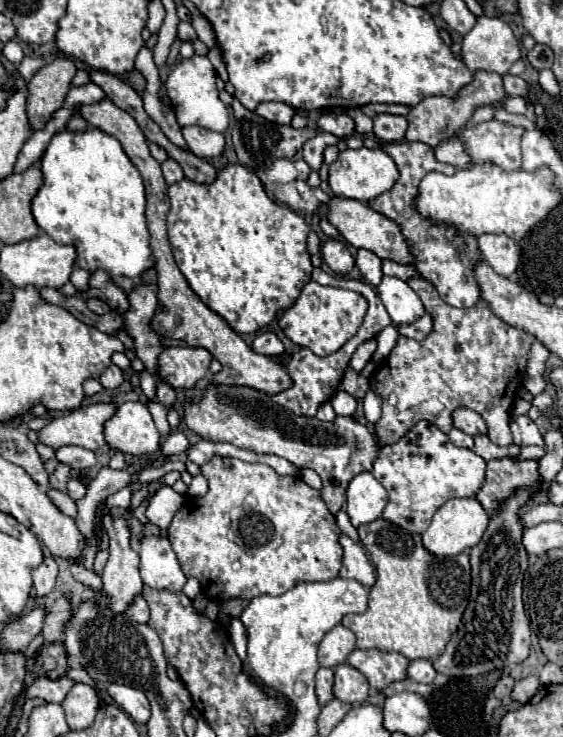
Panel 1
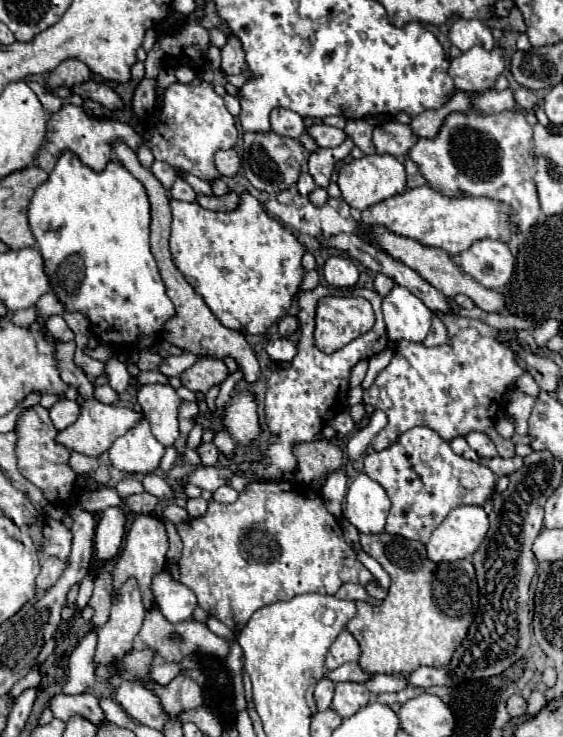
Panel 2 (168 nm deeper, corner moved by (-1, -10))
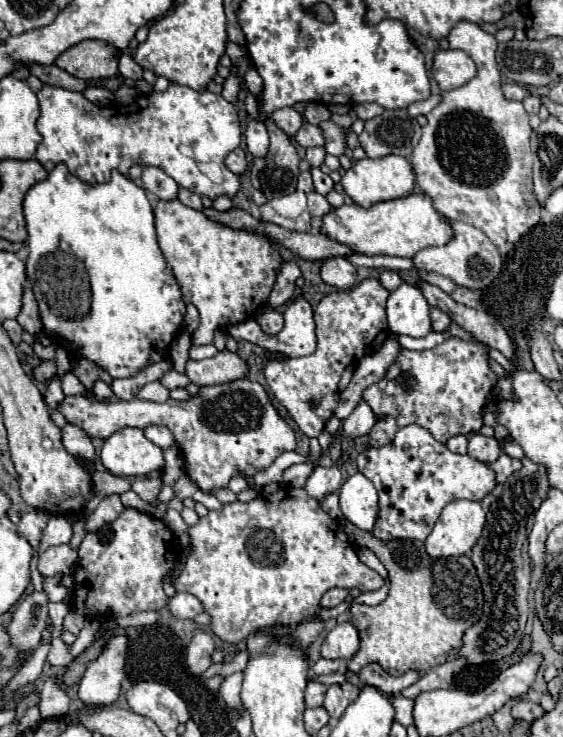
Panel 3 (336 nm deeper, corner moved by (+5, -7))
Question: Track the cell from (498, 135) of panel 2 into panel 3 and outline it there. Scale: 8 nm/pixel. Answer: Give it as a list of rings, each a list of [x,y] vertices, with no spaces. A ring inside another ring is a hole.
[[[458,22],[456,28],[452,28],[448,40],[450,48],[462,50],[474,60],[478,74],[462,88],[440,94],[442,96],[440,104],[426,116],[428,122],[422,126],[422,138],[412,152],[410,164],[416,172],[418,186],[432,200],[434,208],[442,216],[480,228],[500,250],[502,258],[506,258],[508,252],[514,248],[514,244],[530,228],[538,224],[542,212],[538,200],[532,194],[532,154],[530,154],[532,128],[528,124],[528,114],[522,102],[506,100],[502,94],[502,78],[494,58],[498,44],[496,38],[484,32],[474,22]]]

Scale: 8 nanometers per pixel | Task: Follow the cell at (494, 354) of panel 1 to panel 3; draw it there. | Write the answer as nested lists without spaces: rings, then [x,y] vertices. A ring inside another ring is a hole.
[[[448,338],[432,350],[424,350],[424,352],[402,350],[398,360],[388,368],[386,376],[364,390],[364,400],[368,402],[368,406],[378,418],[370,432],[370,446],[390,444],[396,432],[408,424],[418,424],[426,428],[442,444],[456,434],[478,432],[482,428],[480,410],[494,384],[496,384],[496,374],[488,366],[488,352],[484,350],[482,344],[466,342],[462,338]]]

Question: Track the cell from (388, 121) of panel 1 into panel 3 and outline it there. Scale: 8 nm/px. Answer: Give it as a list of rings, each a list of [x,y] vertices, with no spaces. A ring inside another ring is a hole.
[[[406,108],[384,110],[384,114],[364,124],[358,140],[368,158],[382,158],[388,154],[410,158],[420,140],[420,124],[416,118],[408,116]]]

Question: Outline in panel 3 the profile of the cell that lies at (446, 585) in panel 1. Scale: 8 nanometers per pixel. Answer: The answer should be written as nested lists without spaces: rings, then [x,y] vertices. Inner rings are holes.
[[[344,520],[344,532],[356,546],[370,548],[388,570],[390,592],[378,606],[352,604],[352,622],[360,632],[360,650],[348,662],[352,672],[378,662],[388,674],[400,676],[408,670],[426,672],[448,660],[456,660],[462,648],[462,636],[472,628],[484,606],[482,586],[476,568],[468,556],[430,558],[420,540],[382,542],[370,532]]]

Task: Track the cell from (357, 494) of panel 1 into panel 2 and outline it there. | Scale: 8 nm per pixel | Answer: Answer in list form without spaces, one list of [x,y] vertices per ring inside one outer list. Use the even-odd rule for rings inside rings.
[[[360,473],[348,487],[344,517],[360,533],[382,533],[388,511],[390,499],[386,491],[368,475]]]

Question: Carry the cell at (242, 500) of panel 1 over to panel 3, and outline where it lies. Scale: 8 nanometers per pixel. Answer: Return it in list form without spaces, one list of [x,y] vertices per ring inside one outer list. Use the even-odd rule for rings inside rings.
[[[292,486],[292,488],[278,490],[278,492],[274,492],[274,494],[266,494],[266,496],[262,494],[262,496],[258,496],[258,498],[252,500],[252,502],[224,504],[224,508],[222,508],[220,512],[208,512],[208,516],[200,518],[198,524],[194,524],[194,526],[190,528],[190,538],[192,538],[192,552],[190,552],[190,556],[188,556],[188,560],[186,560],[186,566],[182,568],[180,576],[174,580],[174,588],[176,588],[178,592],[190,592],[190,594],[194,594],[194,596],[204,604],[204,610],[212,616],[212,624],[210,624],[212,632],[214,632],[218,638],[222,638],[226,644],[238,644],[238,642],[246,640],[246,636],[250,636],[250,634],[252,634],[254,630],[258,630],[258,628],[278,626],[278,624],[298,624],[300,620],[312,616],[312,614],[318,610],[320,598],[322,598],[324,592],[330,590],[330,588],[346,588],[346,590],[358,588],[360,592],[370,592],[370,590],[382,588],[384,582],[386,582],[376,570],[372,570],[372,568],[368,568],[366,564],[360,562],[360,558],[356,556],[356,550],[350,546],[350,542],[348,542],[346,532],[342,530],[342,526],[340,526],[336,520],[332,520],[332,518],[322,510],[322,506],[320,506],[314,498],[310,498],[310,496],[304,492],[304,488],[294,488],[294,486]]]

